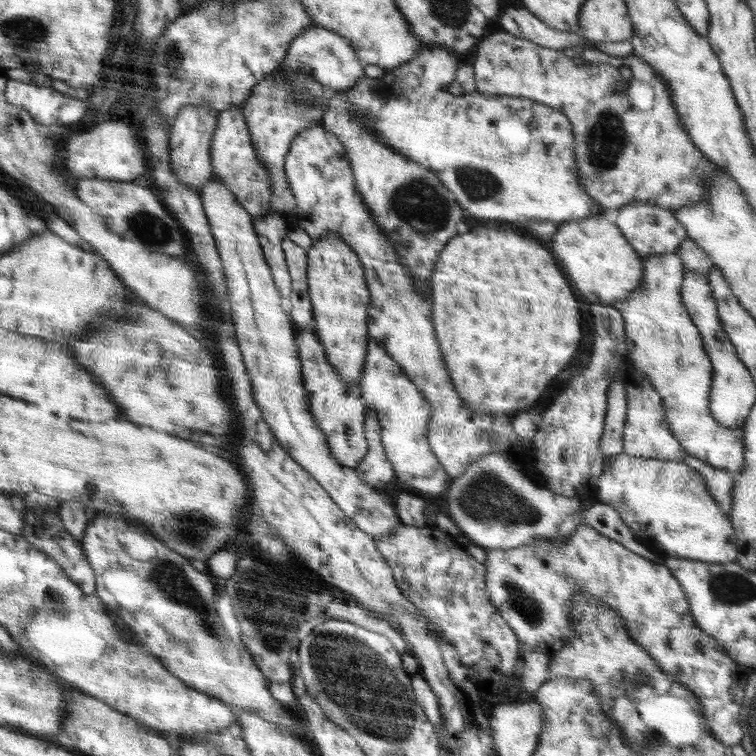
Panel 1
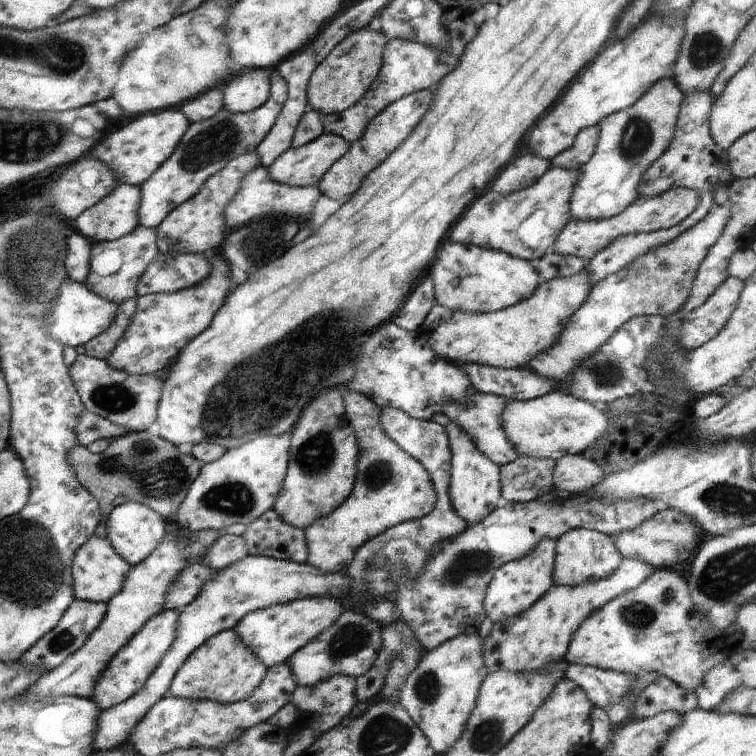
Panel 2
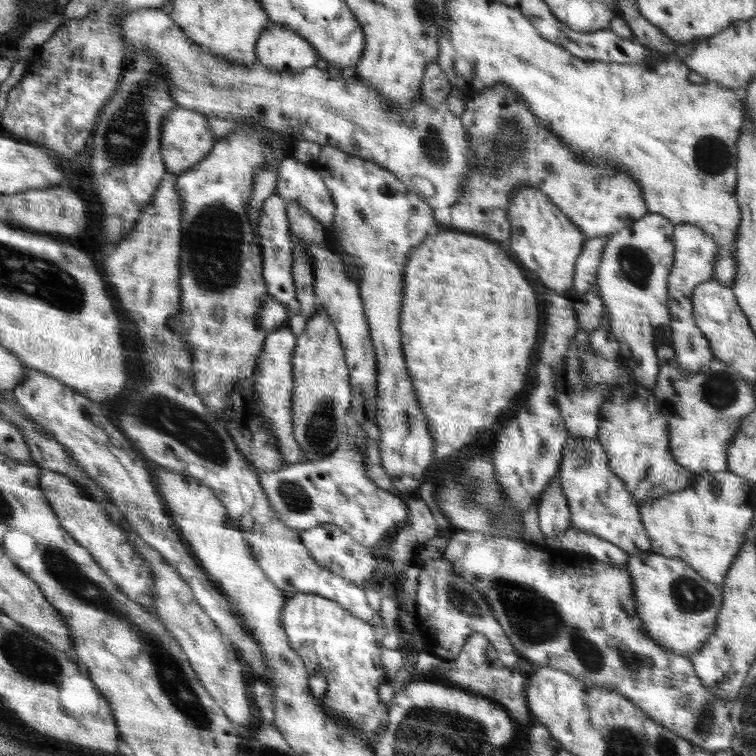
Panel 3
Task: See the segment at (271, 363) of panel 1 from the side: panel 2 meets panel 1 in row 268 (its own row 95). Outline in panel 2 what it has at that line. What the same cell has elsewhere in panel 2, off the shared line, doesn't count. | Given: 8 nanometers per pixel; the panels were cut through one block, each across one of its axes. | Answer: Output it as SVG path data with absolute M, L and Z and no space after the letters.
M247 69L220 86L223 106L233 113L247 113L262 106L270 96L273 69Z

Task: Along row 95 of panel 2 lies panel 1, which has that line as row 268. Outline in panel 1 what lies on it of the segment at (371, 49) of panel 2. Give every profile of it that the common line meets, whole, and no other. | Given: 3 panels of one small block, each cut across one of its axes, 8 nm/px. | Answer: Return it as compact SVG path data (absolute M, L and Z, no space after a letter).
M326 233L326 239L307 250L307 285L314 313L312 332L320 339L328 362L348 383L356 383L362 376L368 346L368 309L370 291L366 285L364 267L354 249L346 245L338 233Z

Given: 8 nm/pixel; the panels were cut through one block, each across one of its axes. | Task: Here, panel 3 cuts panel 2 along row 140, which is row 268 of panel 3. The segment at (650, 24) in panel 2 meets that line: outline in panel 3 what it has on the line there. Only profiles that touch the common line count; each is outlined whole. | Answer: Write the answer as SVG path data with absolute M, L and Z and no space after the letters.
M532 186L520 187L511 194L508 204L508 219L511 226L509 240L506 243L510 253L516 254L530 272L536 272L538 280L548 289L560 296L566 296L574 284L574 269L578 255L583 251L586 240L581 230L556 207L541 191Z

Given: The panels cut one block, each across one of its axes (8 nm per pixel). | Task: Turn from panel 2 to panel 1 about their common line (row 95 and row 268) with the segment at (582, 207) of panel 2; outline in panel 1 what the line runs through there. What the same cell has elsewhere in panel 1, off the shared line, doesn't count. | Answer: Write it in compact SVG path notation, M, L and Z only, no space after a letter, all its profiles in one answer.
M654 254L654 256L643 258L642 269L644 272L642 272L640 286L628 298L611 303L616 310L620 311L624 319L626 347L628 347L627 366L642 371L642 374L646 375L650 383L656 387L662 397L668 428L687 453L694 454L696 458L725 470L731 475L738 474L744 468L744 431L742 427L731 430L721 426L710 413L712 363L704 349L702 335L692 322L679 296L679 289L683 287L684 273L681 258L677 254Z

